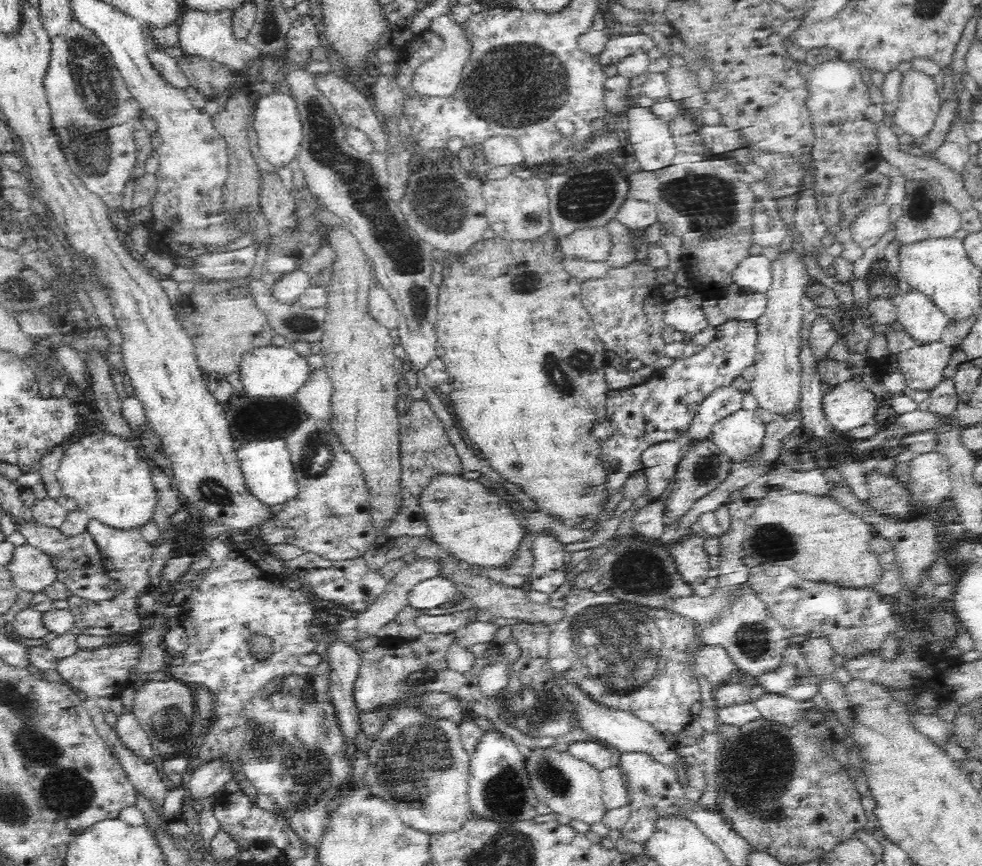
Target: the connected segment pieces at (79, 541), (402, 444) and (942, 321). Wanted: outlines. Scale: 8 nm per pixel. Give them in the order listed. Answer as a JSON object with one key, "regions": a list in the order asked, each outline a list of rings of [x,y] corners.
{"regions":[[[[36,521],[18,523],[15,525],[15,530],[26,538],[29,546],[38,548],[41,552],[50,556],[57,570],[57,579],[64,582],[72,595],[97,601],[108,600],[118,594],[117,582],[106,574],[98,546],[87,532],[82,532],[82,534],[76,536],[66,536],[59,528],[45,527]]],[[[427,399],[416,400],[408,410],[399,416],[399,449],[401,475],[399,492],[401,498],[418,498],[430,482],[444,474],[463,474],[462,460],[456,453],[454,444],[450,442],[448,432],[442,420],[434,414],[432,404]]],[[[914,290],[898,298],[897,322],[916,343],[928,345],[941,342],[949,321],[926,296]]]]}

